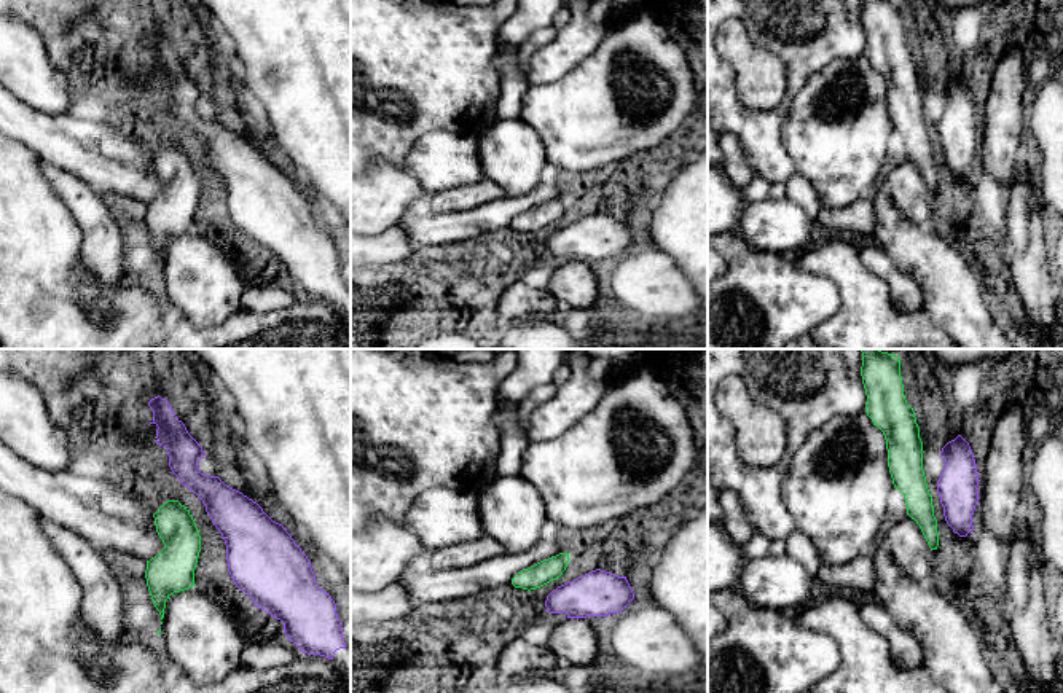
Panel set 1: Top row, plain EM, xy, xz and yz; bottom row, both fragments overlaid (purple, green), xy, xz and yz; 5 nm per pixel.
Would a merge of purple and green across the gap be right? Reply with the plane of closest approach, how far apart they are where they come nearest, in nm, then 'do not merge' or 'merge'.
yz | 40 nm | do not merge

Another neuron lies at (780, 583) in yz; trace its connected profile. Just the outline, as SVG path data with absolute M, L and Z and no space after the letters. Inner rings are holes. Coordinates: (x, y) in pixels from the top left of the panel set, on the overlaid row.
M768 554L744 561L738 588L759 607L797 613L811 604L816 581L787 554Z

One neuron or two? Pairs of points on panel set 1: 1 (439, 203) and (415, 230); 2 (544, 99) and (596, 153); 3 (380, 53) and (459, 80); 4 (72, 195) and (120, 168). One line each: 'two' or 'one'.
1: two
2: one
3: one
4: two

